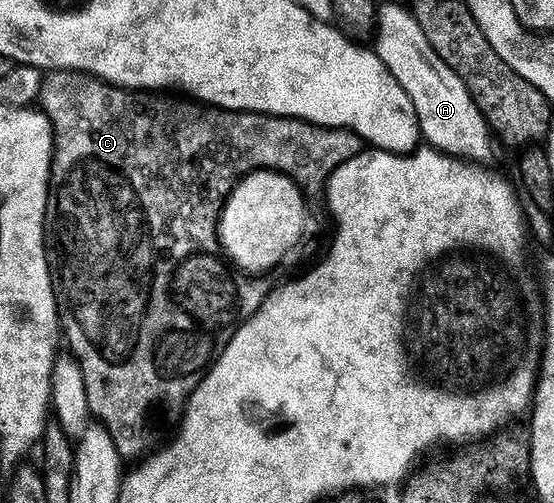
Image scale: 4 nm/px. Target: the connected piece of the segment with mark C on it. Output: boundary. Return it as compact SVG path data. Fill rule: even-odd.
M52 70L41 79L38 108L50 122L54 137L52 173L48 176L48 209L44 215L44 253L48 259L48 271L53 275L52 289L56 295L60 330L63 339L68 339L67 351L80 364L89 413L109 432L120 457L136 462L161 447L167 428L175 429L179 425L192 391L208 375L212 361L270 294L270 287L264 278L241 274L220 252L213 254L212 216L219 216L232 189L252 171L281 172L299 186L305 197L311 198L319 192L321 195L327 189L334 170L338 170L342 162L350 162L350 158L365 151L366 144L357 132L346 128L323 128L321 124L309 124L296 116L281 118L263 110L239 112L236 108L217 108L215 104L177 98L172 94L157 94L152 90L129 90L75 70ZM202 308L212 308L212 314L196 314Z

